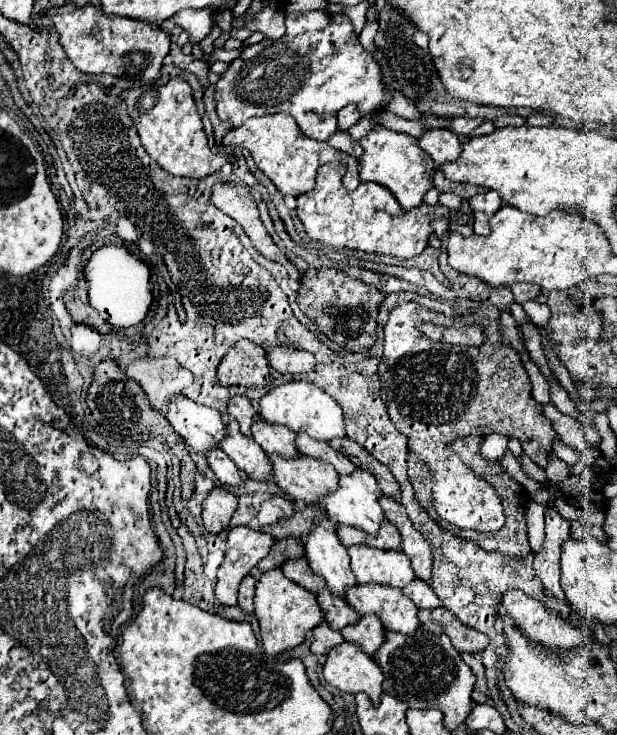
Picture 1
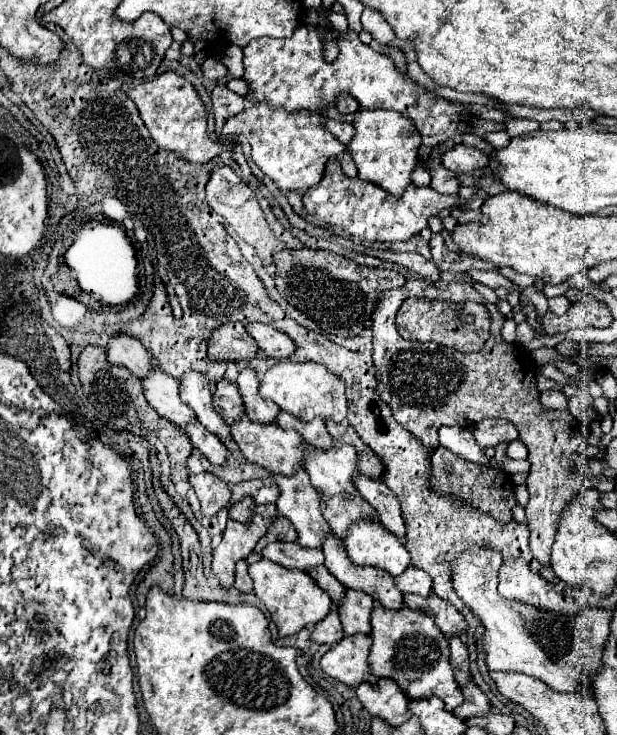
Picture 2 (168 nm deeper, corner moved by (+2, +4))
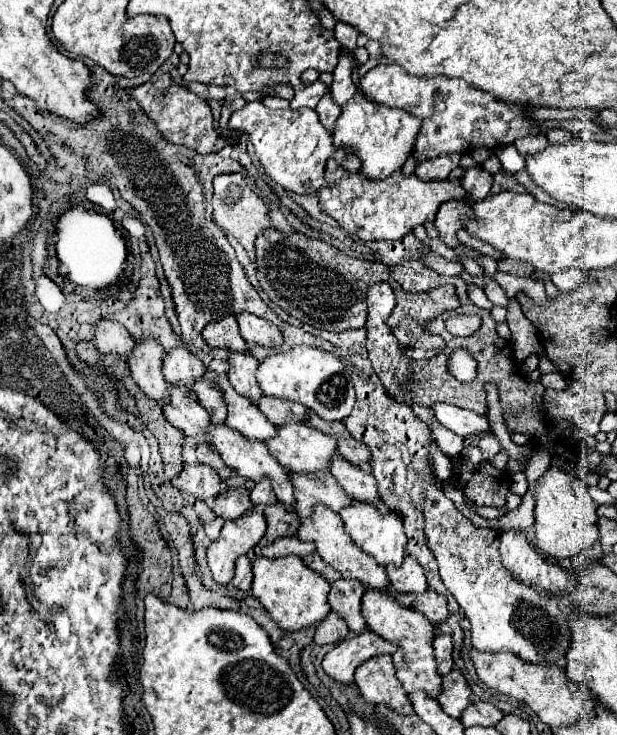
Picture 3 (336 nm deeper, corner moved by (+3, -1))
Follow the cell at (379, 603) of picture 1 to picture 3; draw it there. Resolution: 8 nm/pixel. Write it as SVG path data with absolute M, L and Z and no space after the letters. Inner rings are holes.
M317 505L313 509L313 513L307 519L303 519L301 527L297 529L297 537L305 539L305 541L313 541L317 545L317 551L323 557L323 561L331 563L343 577L347 577L347 579L359 579L363 585L373 587L373 589L387 589L389 579L387 579L385 567L381 567L379 563L375 563L375 559L371 555L365 555L365 551L361 551L353 543L353 539L347 535L347 531L343 527L343 521L329 507Z

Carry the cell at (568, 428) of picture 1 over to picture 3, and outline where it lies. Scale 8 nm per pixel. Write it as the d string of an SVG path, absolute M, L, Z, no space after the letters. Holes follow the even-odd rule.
M553 371L553 373L541 373L541 385L545 389L565 389L567 387L567 377L559 371Z

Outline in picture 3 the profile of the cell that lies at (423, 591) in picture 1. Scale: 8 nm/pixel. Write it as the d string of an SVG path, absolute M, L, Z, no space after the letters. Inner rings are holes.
M405 555L401 567L387 565L387 575L389 575L391 587L399 593L423 593L423 591L427 591L427 579L425 579L423 567L411 555Z

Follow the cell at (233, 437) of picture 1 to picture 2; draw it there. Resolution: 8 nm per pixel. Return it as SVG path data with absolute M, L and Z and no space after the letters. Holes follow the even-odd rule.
M188 372L184 376L184 382L180 382L180 398L196 412L200 424L216 434L224 446L232 442L230 426L212 406L212 388L208 378L204 378L200 372Z

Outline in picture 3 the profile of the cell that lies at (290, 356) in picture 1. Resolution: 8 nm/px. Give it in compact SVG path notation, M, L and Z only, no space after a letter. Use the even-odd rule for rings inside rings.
M241 313L237 317L237 323L241 337L247 343L257 343L263 347L279 347L283 343L283 335L279 327L263 317L257 317L253 313Z

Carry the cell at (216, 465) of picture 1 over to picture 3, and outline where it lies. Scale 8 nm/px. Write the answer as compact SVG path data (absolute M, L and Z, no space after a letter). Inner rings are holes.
M181 383L169 385L169 401L163 403L163 413L171 425L185 431L185 435L199 439L199 443L207 443L205 427L211 419L187 387Z

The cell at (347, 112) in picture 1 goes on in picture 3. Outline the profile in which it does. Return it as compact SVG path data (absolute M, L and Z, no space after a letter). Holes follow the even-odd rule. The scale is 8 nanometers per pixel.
M341 53L339 63L333 71L333 83L331 83L331 95L339 105L345 105L355 95L355 83L353 83L353 55Z

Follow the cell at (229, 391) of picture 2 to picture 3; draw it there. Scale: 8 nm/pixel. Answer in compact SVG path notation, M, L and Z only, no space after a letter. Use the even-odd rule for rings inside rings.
M199 379L197 383L193 383L193 391L199 403L207 409L211 421L223 423L227 417L227 405L223 403L223 393L217 387L213 387L207 379Z

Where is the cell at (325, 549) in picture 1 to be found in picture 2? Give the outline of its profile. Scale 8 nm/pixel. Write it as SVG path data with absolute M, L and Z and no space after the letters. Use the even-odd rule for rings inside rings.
M300 470L296 478L276 478L272 474L272 478L280 486L276 508L280 516L294 524L298 544L304 548L322 548L322 542L332 536L332 530L322 516L322 498L310 484L308 472Z

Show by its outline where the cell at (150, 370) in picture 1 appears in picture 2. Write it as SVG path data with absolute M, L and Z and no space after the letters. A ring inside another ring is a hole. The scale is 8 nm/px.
M120 334L108 342L106 356L108 356L110 364L126 366L138 378L146 378L150 374L150 370L156 366L150 350L146 350L140 340L124 336L124 334Z

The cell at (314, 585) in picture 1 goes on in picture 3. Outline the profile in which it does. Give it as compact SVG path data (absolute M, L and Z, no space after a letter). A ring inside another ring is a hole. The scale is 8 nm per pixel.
M283 537L283 539L275 539L273 543L267 543L261 553L269 559L273 557L285 557L285 555L299 555L305 557L309 553L315 551L315 543L311 541L301 541L297 537Z

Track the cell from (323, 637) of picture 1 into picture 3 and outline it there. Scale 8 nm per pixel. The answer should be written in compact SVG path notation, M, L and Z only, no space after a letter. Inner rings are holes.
M331 611L317 627L315 631L315 643L317 645L325 645L325 643L337 643L337 641L343 641L349 633L349 627L345 623L345 619L337 613L337 611Z

